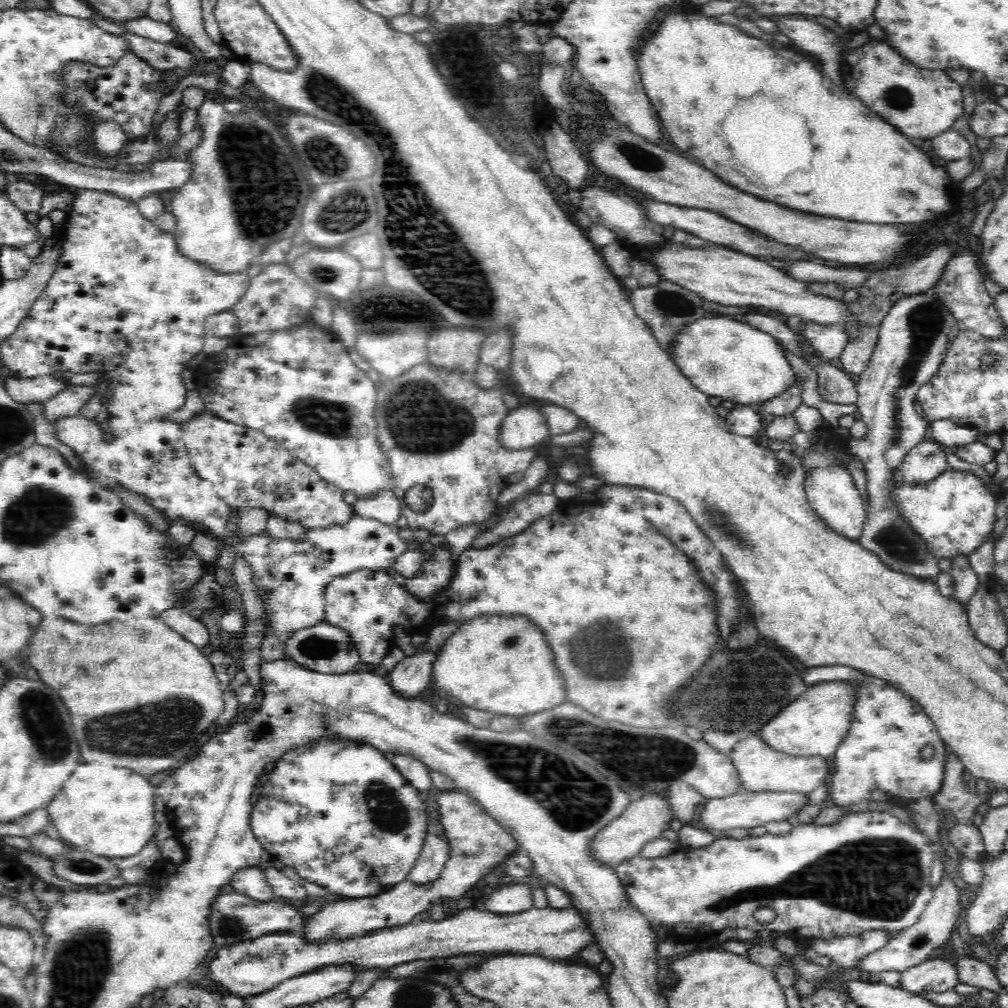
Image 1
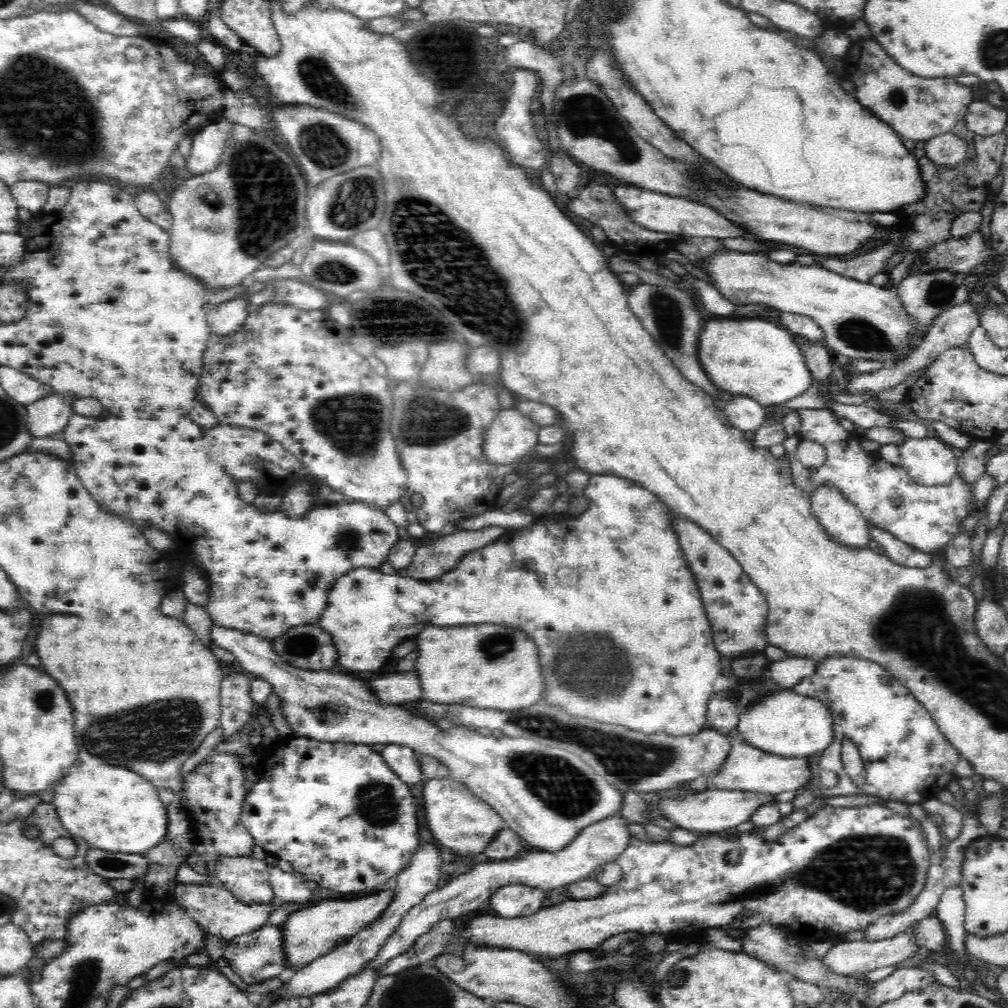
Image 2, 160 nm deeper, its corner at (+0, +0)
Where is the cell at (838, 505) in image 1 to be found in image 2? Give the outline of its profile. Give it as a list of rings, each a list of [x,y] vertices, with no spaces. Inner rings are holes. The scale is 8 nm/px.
[[[831,484],[815,488],[811,492],[811,507],[830,538],[850,547],[869,546],[872,538],[868,521],[857,505],[845,497],[841,488]]]

